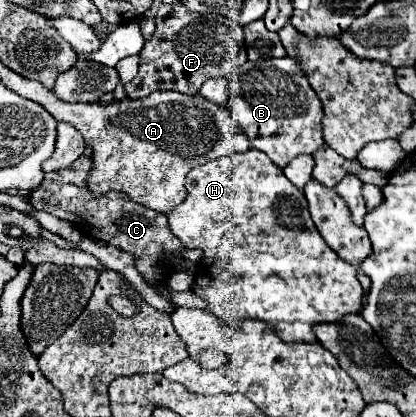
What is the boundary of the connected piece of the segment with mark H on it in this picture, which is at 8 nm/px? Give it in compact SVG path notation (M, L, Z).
M249 149L249 151L243 151L243 153L233 153L233 155L227 155L227 157L219 157L215 161L207 161L203 165L197 165L187 173L185 187L187 187L187 199L167 213L169 227L171 227L173 235L177 235L187 249L201 249L203 251L203 259L197 263L197 269L195 269L195 285L191 285L191 291L197 297L205 299L205 303L207 303L205 311L211 313L213 317L217 317L223 325L239 327L247 319L257 319L257 321L265 321L267 325L271 325L271 329L285 343L317 343L317 337L313 333L313 325L317 325L317 323L337 323L343 315L361 311L361 307L363 307L363 289L359 285L355 267L349 267L349 263L339 259L337 253L333 253L331 247L321 239L317 227L309 219L309 209L307 209L303 191L299 191L283 175L283 169L279 169L263 151Z

